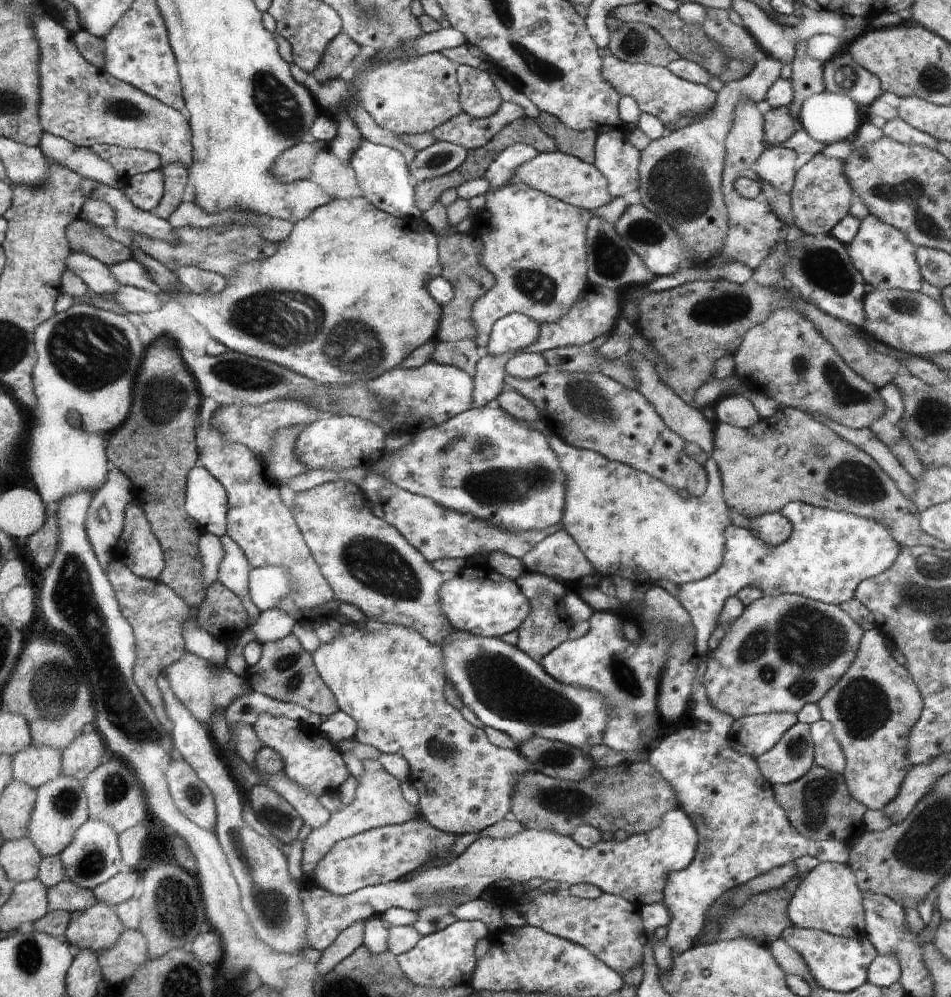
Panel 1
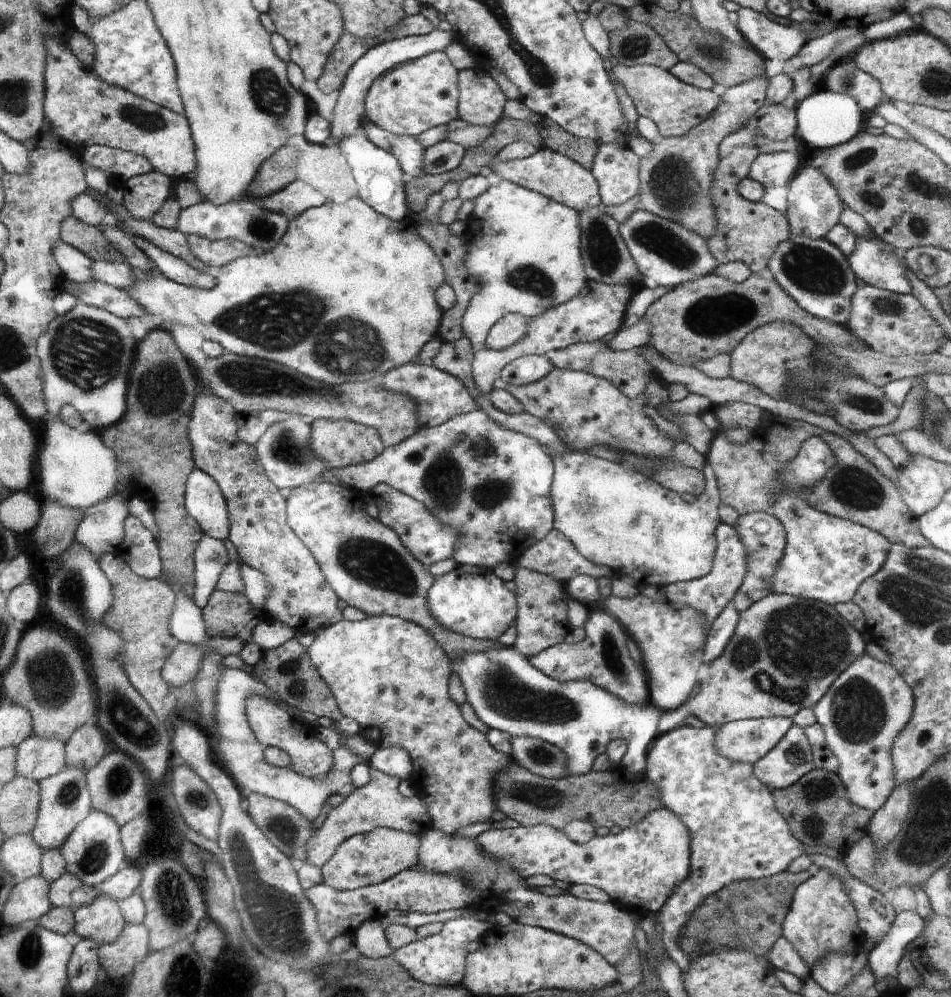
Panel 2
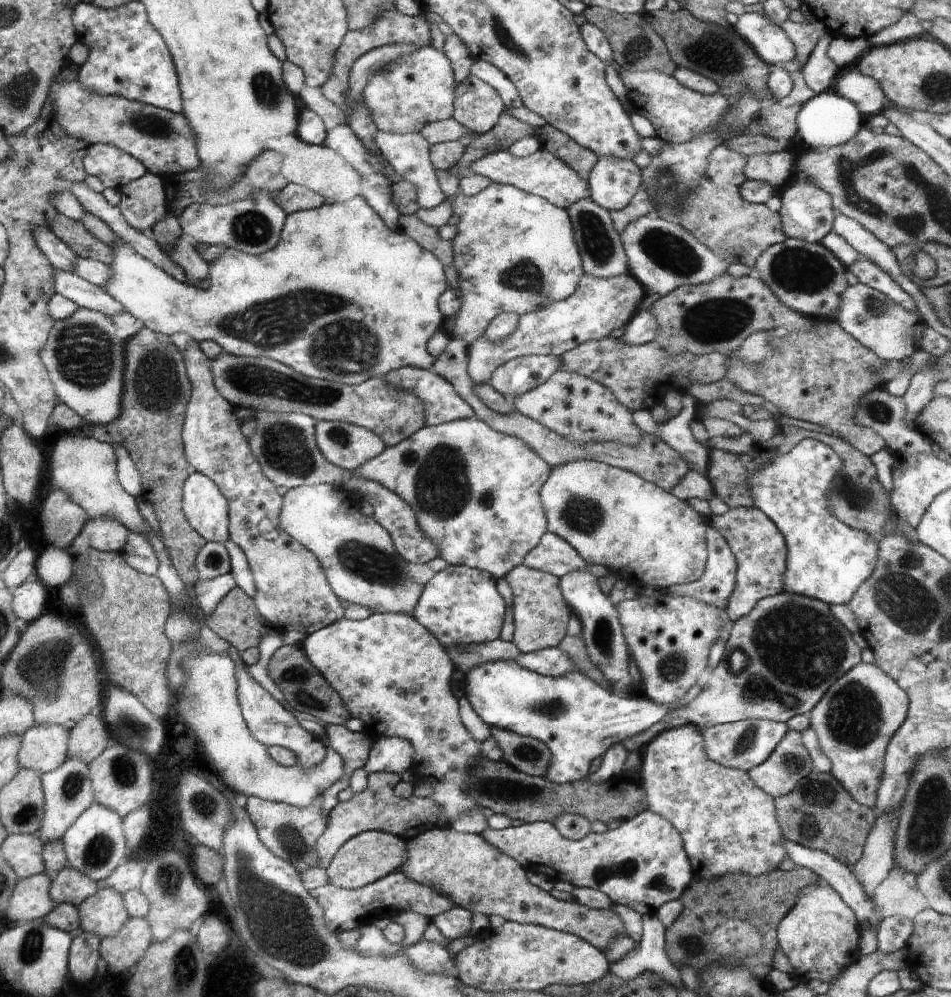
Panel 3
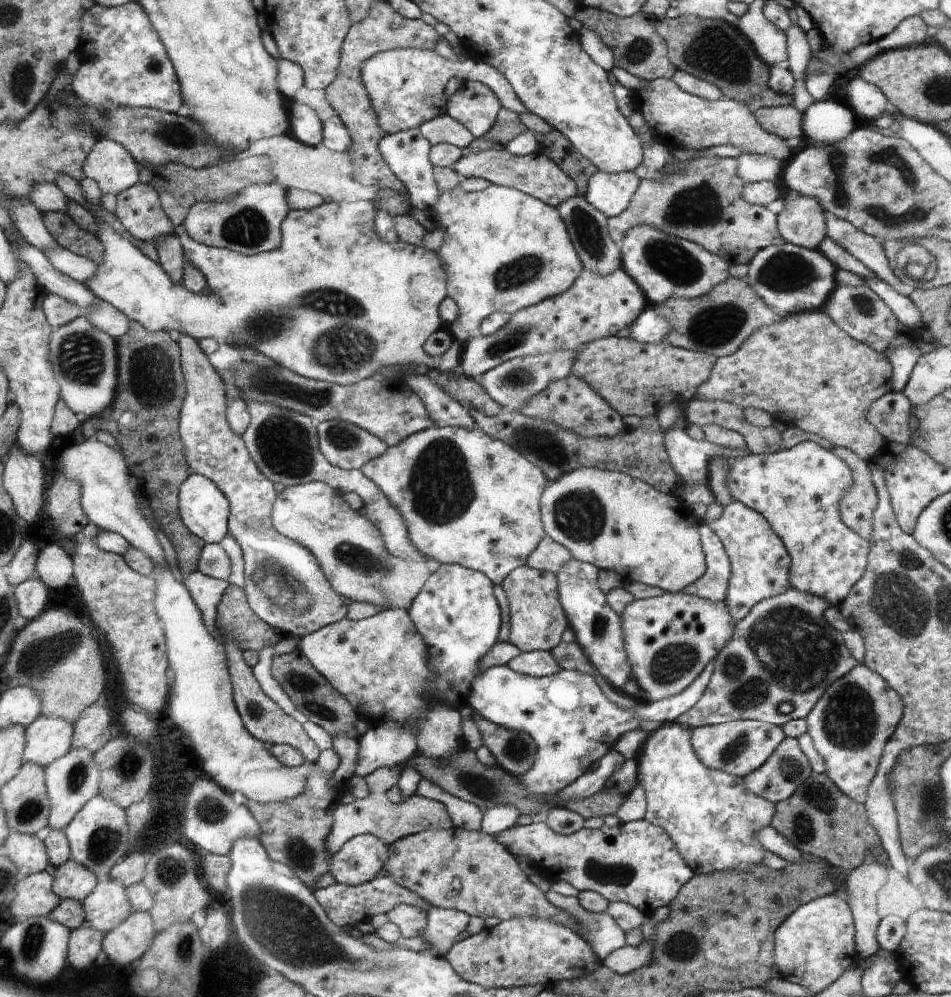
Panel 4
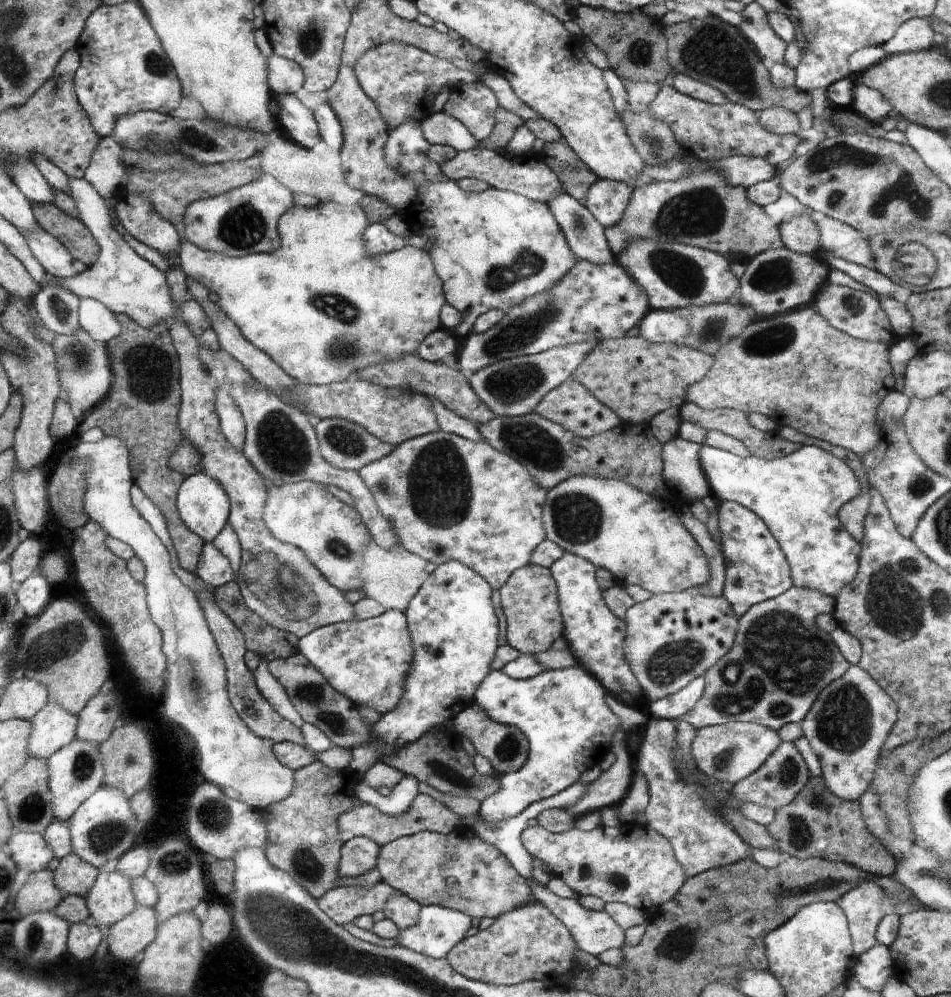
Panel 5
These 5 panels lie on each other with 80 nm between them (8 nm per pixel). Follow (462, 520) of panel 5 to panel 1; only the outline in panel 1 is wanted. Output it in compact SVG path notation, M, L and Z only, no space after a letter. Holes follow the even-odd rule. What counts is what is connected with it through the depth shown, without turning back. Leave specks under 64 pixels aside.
M493 404L481 408L472 407L442 425L416 431L412 436L412 442L406 448L398 450L396 454L384 453L382 458L371 466L358 466L346 470L308 469L306 474L300 474L285 485L295 493L336 481L352 482L354 486L360 486L362 480L370 474L370 470L378 470L378 474L382 472L384 478L388 478L392 485L406 492L426 496L446 510L470 514L472 518L478 518L478 522L496 526L502 532L506 530L522 534L530 530L548 530L550 526L560 523L564 514L566 480L562 468L558 466L558 458L550 448L547 431L530 430Z

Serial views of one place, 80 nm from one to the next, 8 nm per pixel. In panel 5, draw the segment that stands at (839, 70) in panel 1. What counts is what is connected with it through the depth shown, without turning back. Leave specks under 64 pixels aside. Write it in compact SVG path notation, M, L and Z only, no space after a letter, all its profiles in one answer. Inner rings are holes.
M864 83L854 85L850 109L865 118L870 124L880 124L892 110L891 104L878 90Z

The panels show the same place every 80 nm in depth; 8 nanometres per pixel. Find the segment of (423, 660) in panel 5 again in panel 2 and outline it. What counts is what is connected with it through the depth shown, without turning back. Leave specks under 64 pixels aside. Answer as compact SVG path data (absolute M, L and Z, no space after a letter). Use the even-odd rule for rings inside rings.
M458 565L448 574L433 579L426 592L426 606L440 628L472 639L498 642L506 628L516 621L516 595L493 570ZM377 748L369 759L369 768L376 768L380 772L396 776L403 780L412 780L413 767L410 756L402 748Z

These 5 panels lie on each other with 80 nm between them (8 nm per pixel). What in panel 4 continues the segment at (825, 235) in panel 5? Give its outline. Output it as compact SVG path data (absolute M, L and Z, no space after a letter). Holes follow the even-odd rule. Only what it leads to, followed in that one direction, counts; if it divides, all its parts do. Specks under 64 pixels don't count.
M826 213L825 219L828 238L838 242L844 250L854 255L876 276L892 285L898 293L904 296L911 295L914 291L913 286L902 282L894 274L880 239L858 230L848 220L838 218L830 213Z

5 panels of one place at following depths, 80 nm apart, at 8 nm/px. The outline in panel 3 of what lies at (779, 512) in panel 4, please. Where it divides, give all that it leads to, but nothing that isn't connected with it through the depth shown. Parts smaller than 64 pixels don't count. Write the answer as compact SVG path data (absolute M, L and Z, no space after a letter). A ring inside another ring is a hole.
M805 438L786 454L770 458L766 465L749 477L749 489L756 508L774 521L785 538L787 559L783 587L790 594L804 595L829 605L847 605L858 586L870 578L877 567L880 541L874 540L870 533L840 522L830 512L829 484L842 461L832 448L815 438Z

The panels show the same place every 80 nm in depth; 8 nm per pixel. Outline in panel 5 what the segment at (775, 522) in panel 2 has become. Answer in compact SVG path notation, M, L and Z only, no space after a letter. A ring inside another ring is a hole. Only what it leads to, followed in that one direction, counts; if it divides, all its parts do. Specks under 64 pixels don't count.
M722 500L719 514L720 549L725 558L725 583L722 596L740 618L759 602L785 593L792 585L788 561L777 538L755 512L736 501Z

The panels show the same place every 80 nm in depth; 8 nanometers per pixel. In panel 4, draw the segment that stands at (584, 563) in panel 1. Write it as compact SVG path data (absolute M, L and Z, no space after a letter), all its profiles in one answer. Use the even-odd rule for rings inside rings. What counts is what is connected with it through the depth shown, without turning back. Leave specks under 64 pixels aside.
M546 535L538 544L536 550L530 553L526 565L533 569L550 571L556 575L572 558L571 552L566 547Z

